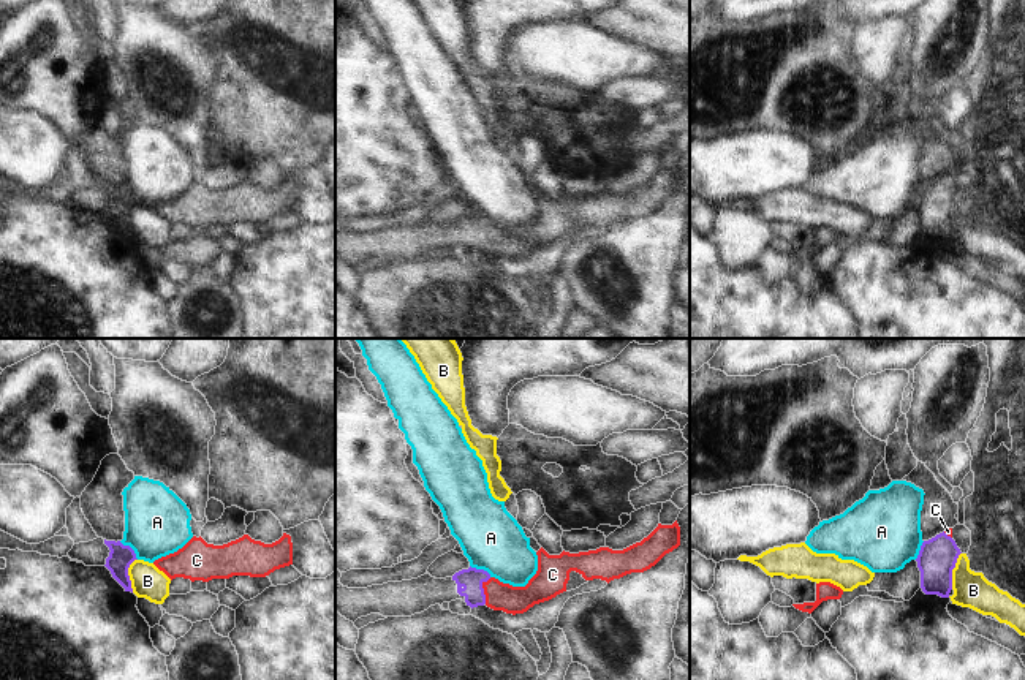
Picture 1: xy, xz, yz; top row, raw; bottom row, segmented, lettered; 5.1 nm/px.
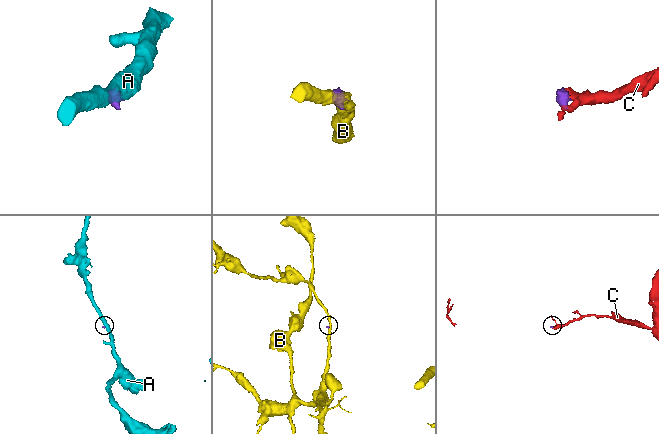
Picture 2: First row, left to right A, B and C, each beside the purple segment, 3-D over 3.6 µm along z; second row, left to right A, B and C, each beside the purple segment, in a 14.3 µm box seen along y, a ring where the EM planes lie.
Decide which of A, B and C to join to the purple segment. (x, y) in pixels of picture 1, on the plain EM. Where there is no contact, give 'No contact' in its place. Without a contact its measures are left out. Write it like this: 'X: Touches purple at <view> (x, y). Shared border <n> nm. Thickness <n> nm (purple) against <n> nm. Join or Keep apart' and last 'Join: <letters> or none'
A: Touches purple at xy (130, 193). Shared border 140 nm. Thickness 120 nm (purple) against 340 nm. Keep apart
B: Touches purple at yz (951, 217). Shared border 200 nm. Thickness 200 nm (purple) against 180 nm. Keep apart
C: Touches purple at xz (483, 236). Shared border 140 nm. Thickness 120 nm (purple) against 140 nm. Join
Join: C

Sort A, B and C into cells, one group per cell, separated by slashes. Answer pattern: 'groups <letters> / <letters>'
groups A / B / C

